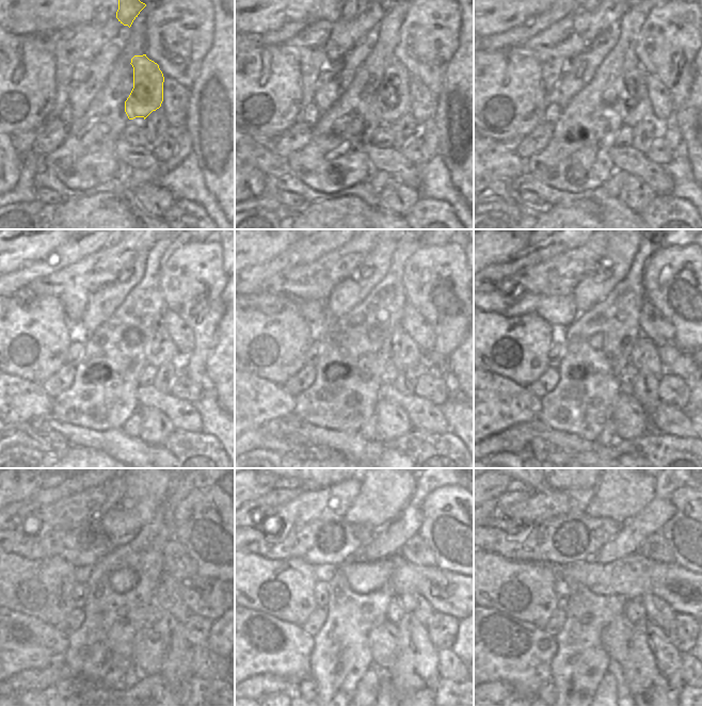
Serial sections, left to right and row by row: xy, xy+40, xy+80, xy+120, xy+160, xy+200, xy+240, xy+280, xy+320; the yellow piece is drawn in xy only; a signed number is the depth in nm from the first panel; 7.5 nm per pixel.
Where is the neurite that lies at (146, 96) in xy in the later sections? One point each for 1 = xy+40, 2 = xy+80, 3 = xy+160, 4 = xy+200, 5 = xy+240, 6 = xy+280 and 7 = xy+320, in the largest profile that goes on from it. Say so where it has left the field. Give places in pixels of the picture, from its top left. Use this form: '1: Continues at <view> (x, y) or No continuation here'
1: Continues at xy+40 (388, 111)
2: Continues at xy+80 (640, 107)
3: Continues at xy+160 (405, 353)
4: Continues at xy+200 (644, 355)
5: Continues at xy+240 (168, 596)
6: Continues at xy+280 (413, 603)
7: Continues at xy+320 (657, 610).

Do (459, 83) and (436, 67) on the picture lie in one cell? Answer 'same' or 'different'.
different

